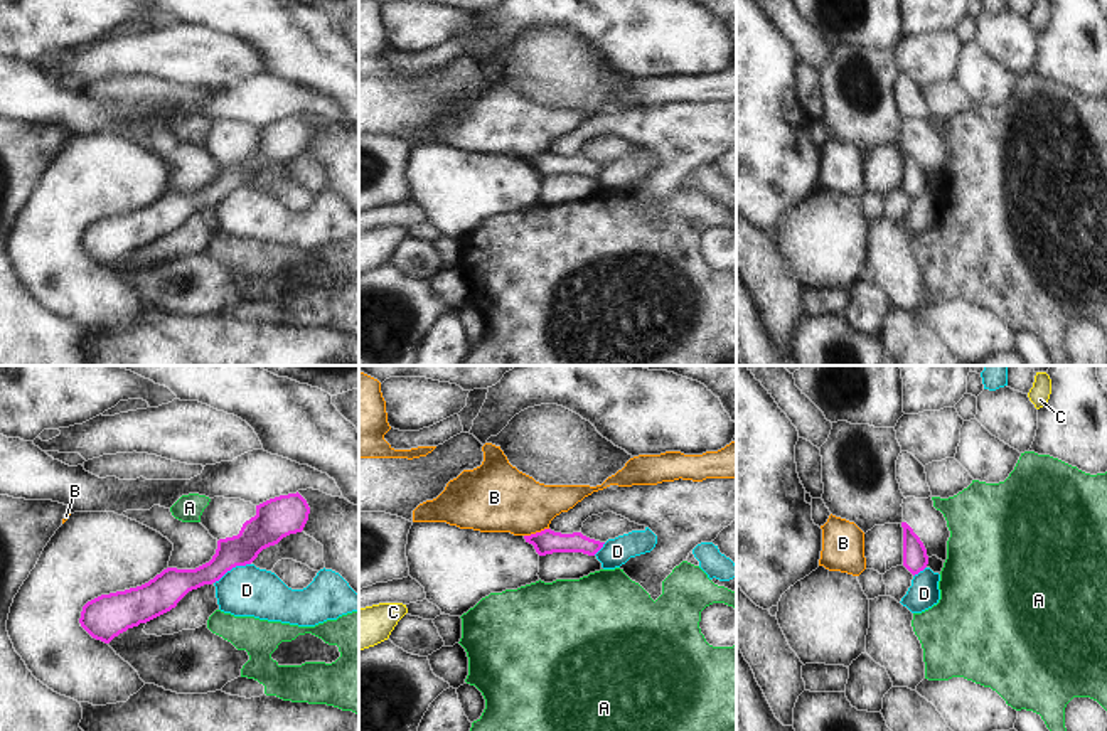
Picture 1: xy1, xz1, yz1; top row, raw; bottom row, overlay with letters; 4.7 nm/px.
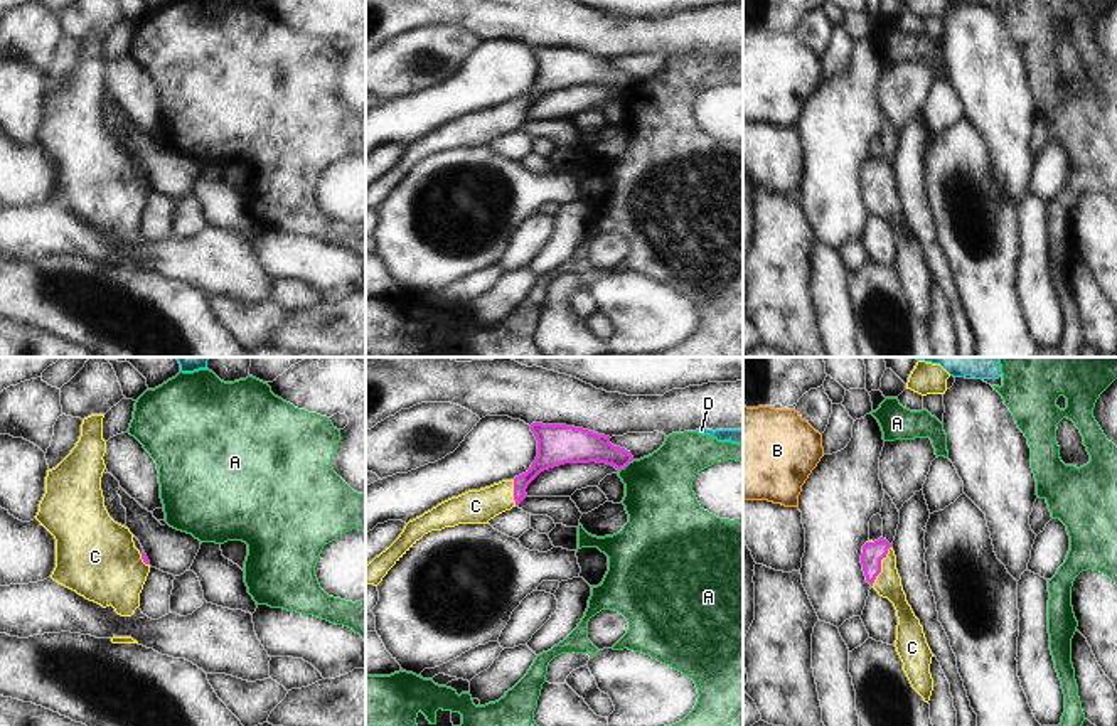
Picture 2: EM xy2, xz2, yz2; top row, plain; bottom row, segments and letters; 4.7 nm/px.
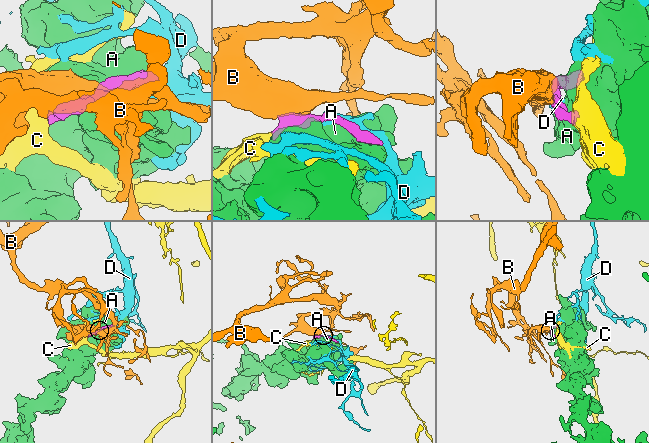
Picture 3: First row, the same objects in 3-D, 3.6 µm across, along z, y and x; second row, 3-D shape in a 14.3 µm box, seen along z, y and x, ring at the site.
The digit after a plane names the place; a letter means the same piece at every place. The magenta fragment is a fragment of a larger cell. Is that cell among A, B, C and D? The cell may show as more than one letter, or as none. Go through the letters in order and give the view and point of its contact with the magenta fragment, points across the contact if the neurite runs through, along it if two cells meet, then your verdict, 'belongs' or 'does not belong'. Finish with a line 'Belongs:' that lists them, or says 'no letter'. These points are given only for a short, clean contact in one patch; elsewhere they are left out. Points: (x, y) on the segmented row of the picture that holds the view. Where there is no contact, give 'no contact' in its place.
A: meets magenta in xz2 at (625, 465); does not belong
B: meets magenta in xz1 at (536, 533); border along xz1 (548, 528), (524, 536); does not belong
C: meets magenta in yz2 at (880, 566); runs through yz2 (873, 553), (880, 566), (888, 583); belongs
D: meets magenta in xy1 at (231, 568); border along xy1 (250, 563), (233, 566), (214, 583); does not belong
Belongs: C

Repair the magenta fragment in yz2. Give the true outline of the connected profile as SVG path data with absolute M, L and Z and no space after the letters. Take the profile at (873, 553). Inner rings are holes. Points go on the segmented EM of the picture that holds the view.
M883 537L866 542L863 546L861 564L866 581L879 596L888 598L896 610L896 652L911 687L928 702L933 691L930 674L933 654L927 643L920 620L906 601L891 544Z

